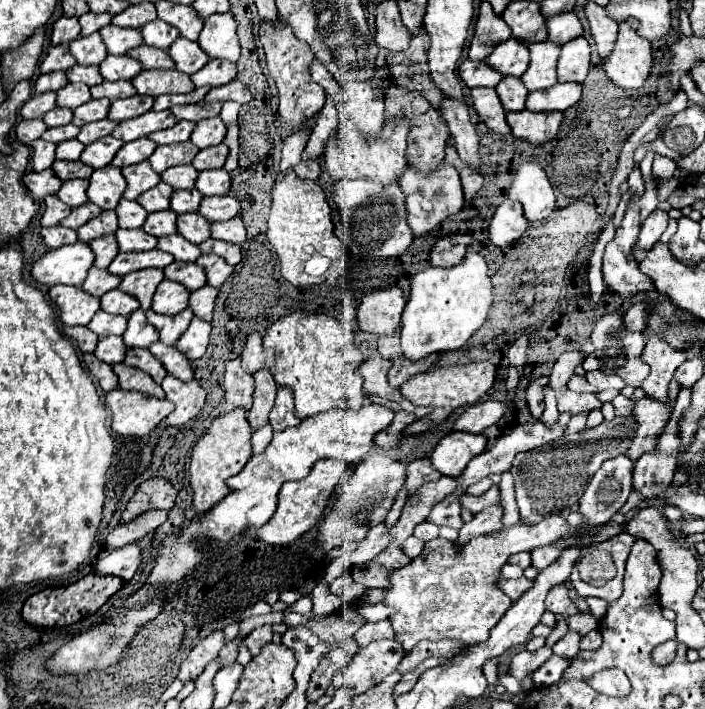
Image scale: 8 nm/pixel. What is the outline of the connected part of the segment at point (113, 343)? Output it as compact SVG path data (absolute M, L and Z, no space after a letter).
M106 337L98 341L98 347L94 351L94 355L104 361L104 363L122 363L124 361L124 353L126 353L126 345L122 341L122 337Z

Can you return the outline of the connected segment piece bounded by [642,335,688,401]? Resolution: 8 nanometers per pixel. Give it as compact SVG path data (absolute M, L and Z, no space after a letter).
M650 335L648 343L644 347L642 359L650 365L648 377L642 381L642 389L646 395L654 399L666 399L668 395L668 383L674 377L674 371L684 361L684 355L688 355L686 349L676 349L668 345L662 335Z

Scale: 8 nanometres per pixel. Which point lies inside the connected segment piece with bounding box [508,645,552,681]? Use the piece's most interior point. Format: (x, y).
(523, 663)

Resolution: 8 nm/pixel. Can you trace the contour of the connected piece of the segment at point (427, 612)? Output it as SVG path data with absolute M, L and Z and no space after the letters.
M550 513L536 525L502 527L500 531L470 539L466 545L456 545L442 537L428 541L416 559L388 575L390 585L384 587L382 603L394 609L390 623L396 641L402 643L404 651L410 651L422 639L438 641L454 637L466 645L486 641L486 633L502 619L512 601L506 593L494 589L494 581L500 577L500 569L508 557L554 543L570 533L574 535L574 531L560 513Z

